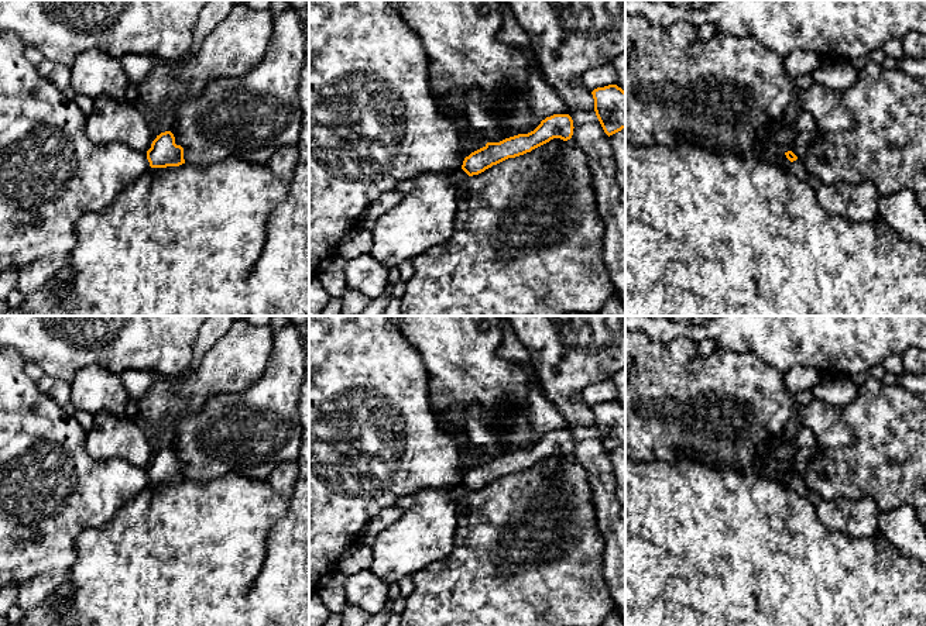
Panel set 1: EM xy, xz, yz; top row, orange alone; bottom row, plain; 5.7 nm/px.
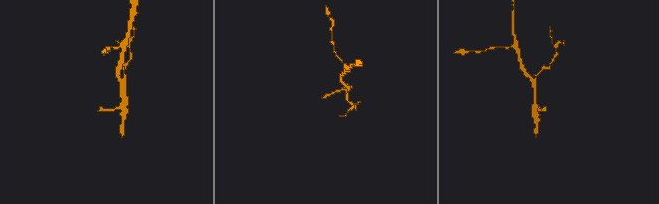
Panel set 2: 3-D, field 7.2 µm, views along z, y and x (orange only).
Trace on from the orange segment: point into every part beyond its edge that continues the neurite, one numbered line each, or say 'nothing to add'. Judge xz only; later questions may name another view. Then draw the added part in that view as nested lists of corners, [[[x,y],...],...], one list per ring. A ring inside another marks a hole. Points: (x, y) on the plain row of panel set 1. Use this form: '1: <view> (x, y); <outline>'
nothing to add

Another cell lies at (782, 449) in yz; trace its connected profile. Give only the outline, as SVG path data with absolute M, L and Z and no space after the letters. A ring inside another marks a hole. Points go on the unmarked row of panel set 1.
M785 433L781 436L769 437L757 448L759 462L772 458L782 462L785 468L793 465L796 454L796 440L789 438Z

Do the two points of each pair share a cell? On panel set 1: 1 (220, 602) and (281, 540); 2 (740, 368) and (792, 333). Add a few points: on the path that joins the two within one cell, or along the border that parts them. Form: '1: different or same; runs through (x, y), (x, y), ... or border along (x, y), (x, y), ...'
1: different; border along (266, 559), (250, 588)
2: different; border along (726, 348), (734, 353), (754, 351), (782, 374)

